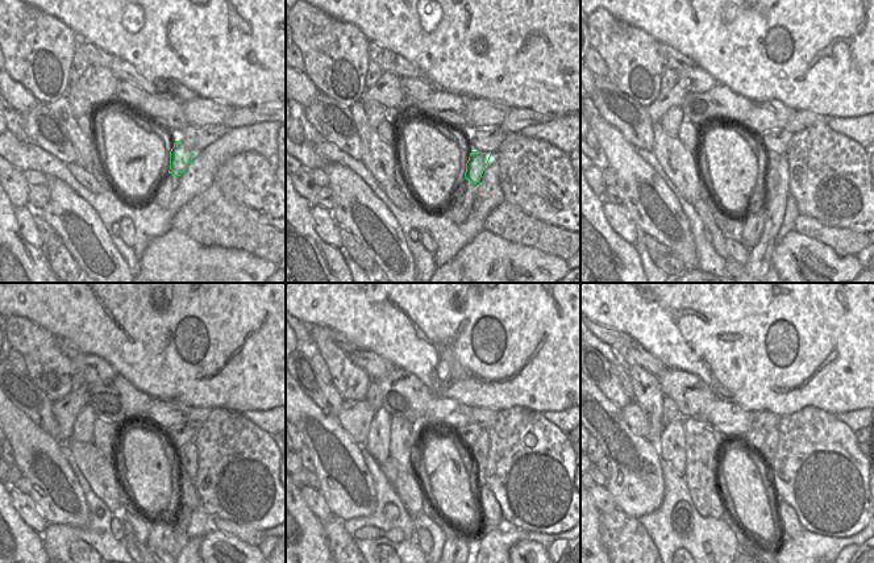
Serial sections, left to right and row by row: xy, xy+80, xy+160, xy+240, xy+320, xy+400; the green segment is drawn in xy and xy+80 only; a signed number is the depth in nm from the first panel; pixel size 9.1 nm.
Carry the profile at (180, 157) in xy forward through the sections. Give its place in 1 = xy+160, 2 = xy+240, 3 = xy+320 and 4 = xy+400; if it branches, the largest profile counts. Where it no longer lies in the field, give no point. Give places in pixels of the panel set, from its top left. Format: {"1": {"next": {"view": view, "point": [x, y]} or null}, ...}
{"1": {"next": {"view": "xy+160", "point": [770, 174]}}, "2": {"next": {"view": "xy+240", "point": [190, 497]}}, "3": {"next": {"view": "xy+320", "point": [491, 513]}}, "4": {"next": {"view": "xy+400", "point": [790, 525]}}}

